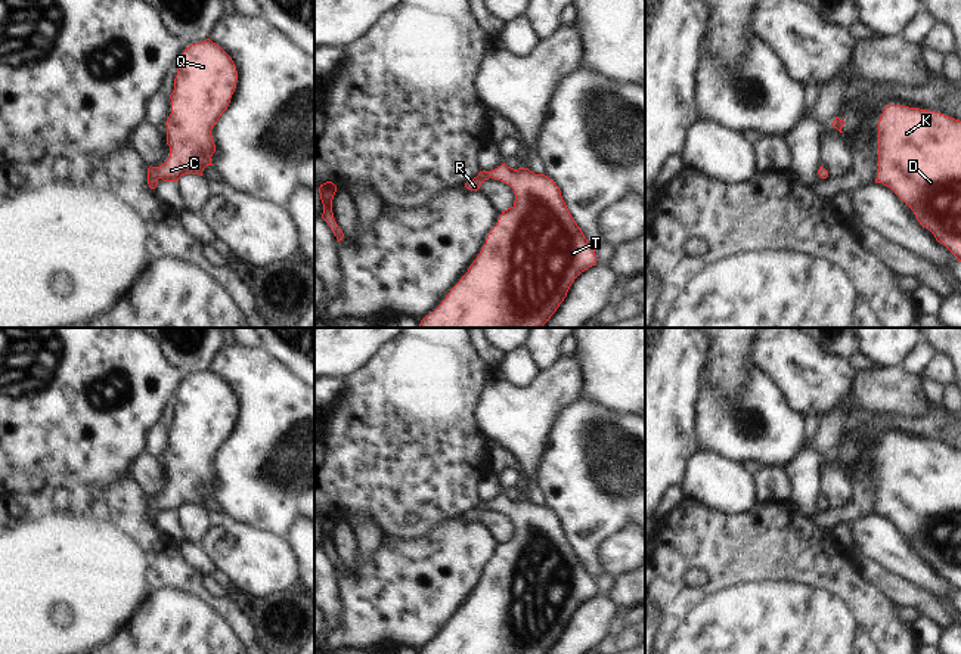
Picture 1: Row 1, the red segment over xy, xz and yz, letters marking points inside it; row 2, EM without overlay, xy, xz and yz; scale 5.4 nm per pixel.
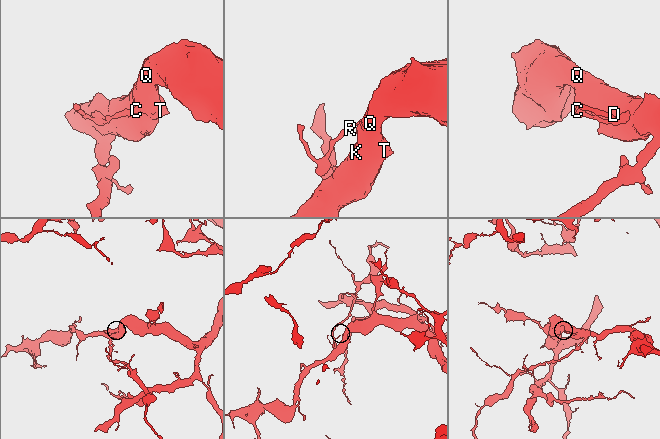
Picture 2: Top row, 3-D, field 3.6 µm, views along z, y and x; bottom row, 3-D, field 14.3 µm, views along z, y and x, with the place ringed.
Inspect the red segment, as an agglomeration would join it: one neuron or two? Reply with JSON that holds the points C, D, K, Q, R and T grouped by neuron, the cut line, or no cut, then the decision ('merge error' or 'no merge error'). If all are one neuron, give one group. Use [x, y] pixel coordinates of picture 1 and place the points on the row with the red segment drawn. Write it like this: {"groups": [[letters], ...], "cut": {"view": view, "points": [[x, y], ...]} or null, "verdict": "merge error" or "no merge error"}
{"groups": [["C", "D", "K", "Q", "R", "T"]], "cut": null, "verdict": "no merge error"}

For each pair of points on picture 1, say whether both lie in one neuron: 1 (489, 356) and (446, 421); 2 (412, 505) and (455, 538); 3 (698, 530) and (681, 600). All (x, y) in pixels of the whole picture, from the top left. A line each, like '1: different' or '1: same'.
1: different
2: different
3: same

